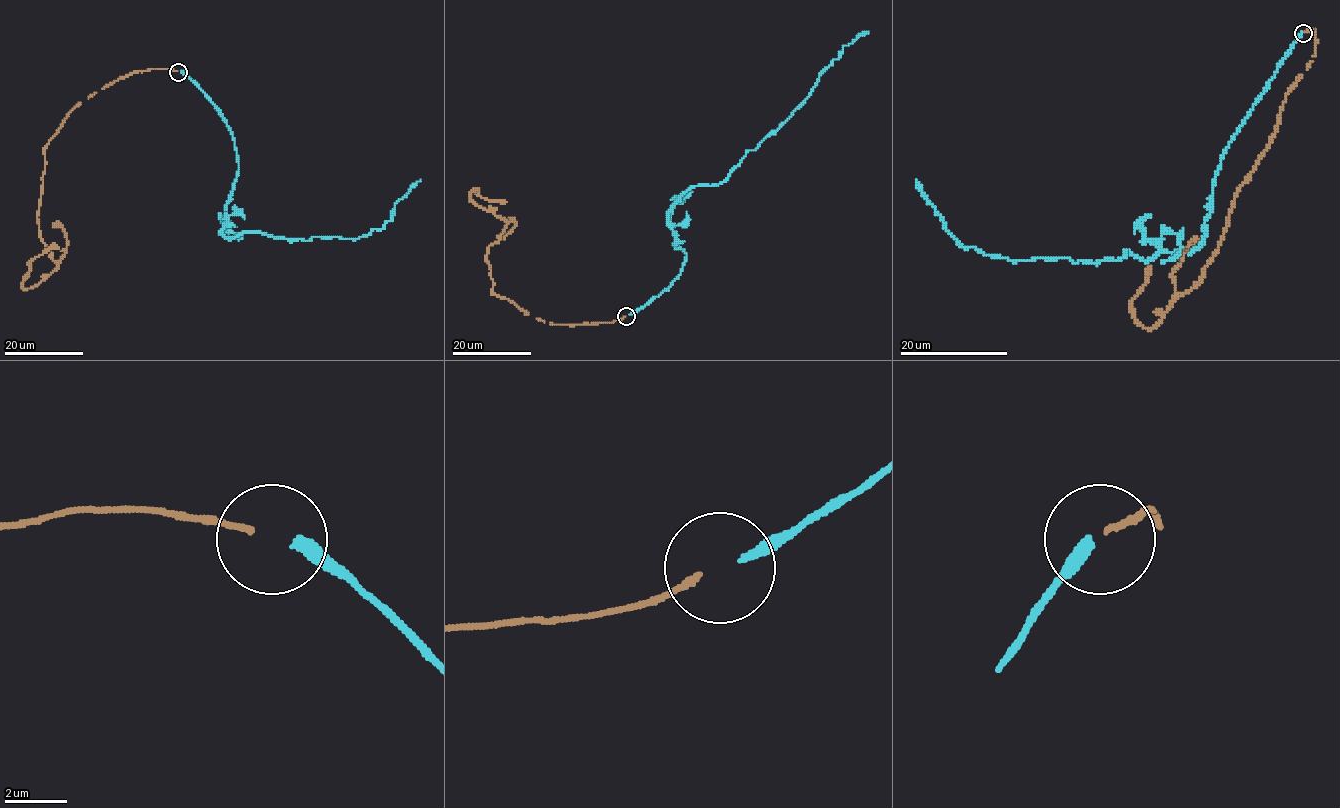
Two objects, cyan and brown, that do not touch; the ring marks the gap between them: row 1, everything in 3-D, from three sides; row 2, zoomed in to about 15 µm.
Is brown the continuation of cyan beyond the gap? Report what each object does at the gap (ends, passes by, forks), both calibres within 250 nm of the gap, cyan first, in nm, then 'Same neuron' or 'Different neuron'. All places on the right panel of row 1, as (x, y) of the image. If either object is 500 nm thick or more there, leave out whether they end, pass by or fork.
At the ring cyan ends. At the ring brown ends. Thickness 320 nm (cyan) against 190 nm. Same neuron

